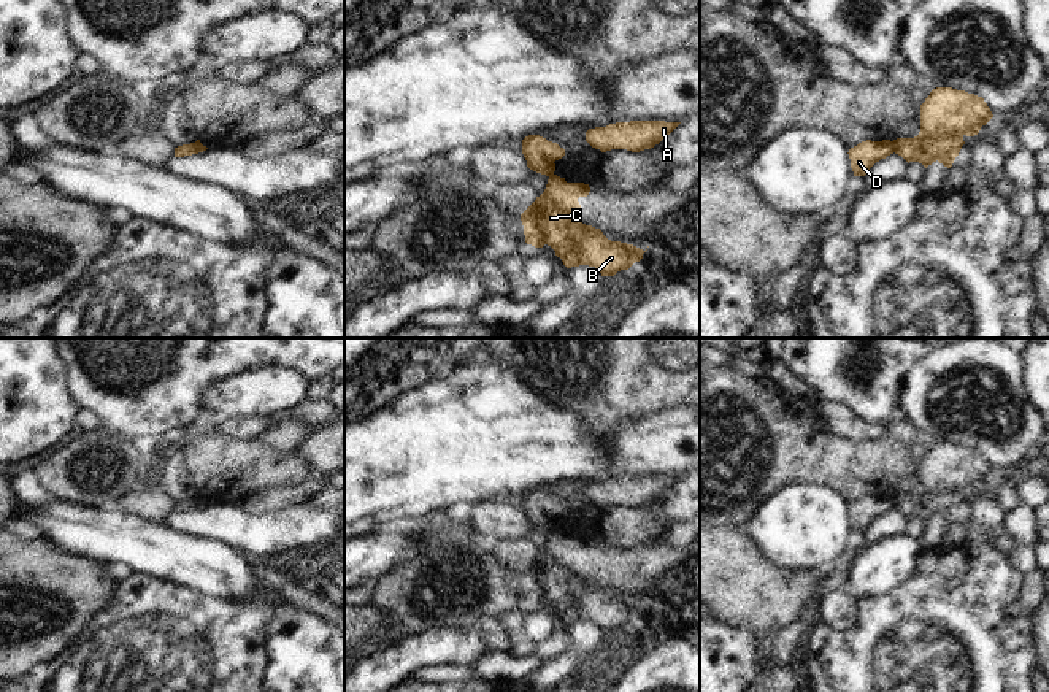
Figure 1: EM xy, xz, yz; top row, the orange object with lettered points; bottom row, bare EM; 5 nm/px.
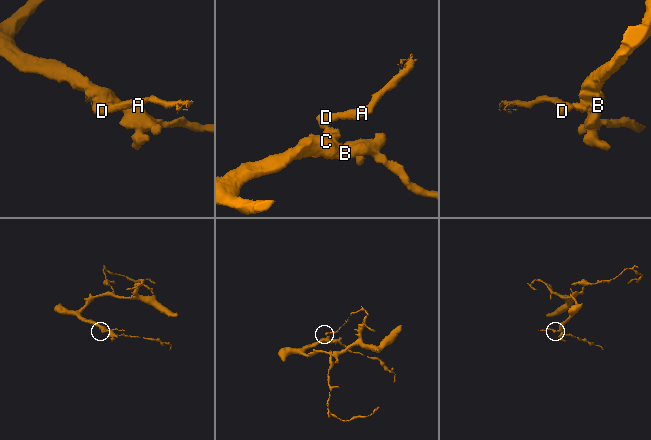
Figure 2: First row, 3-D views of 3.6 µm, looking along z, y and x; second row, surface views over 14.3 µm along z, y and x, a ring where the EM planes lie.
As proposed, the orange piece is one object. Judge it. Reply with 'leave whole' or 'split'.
split

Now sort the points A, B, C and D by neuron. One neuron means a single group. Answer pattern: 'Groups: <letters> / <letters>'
Groups: A D / B C.

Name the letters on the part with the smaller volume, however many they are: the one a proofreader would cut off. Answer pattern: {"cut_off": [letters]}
{"cut_off": ["A", "D"]}

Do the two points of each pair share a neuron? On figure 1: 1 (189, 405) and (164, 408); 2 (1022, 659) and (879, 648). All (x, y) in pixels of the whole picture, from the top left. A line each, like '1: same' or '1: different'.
1: same
2: same

